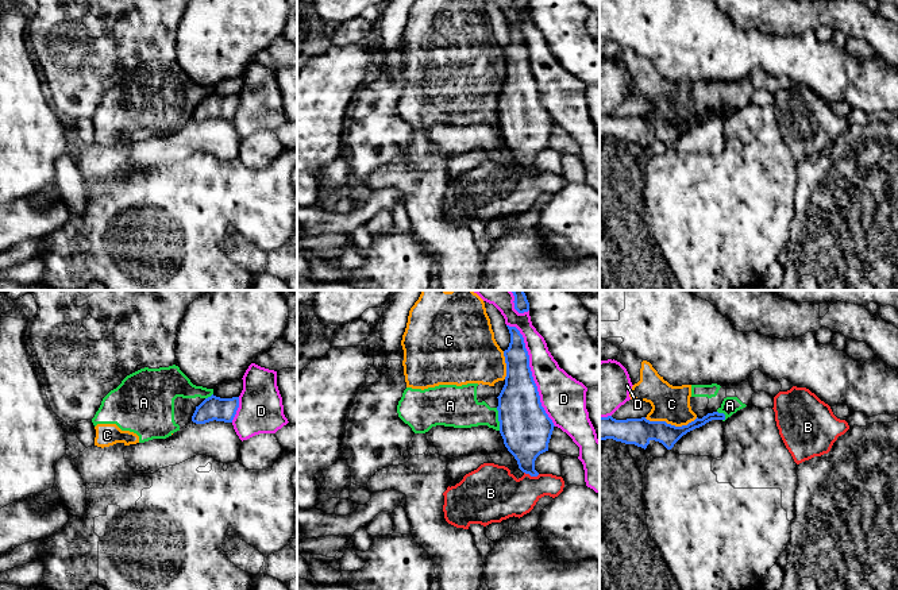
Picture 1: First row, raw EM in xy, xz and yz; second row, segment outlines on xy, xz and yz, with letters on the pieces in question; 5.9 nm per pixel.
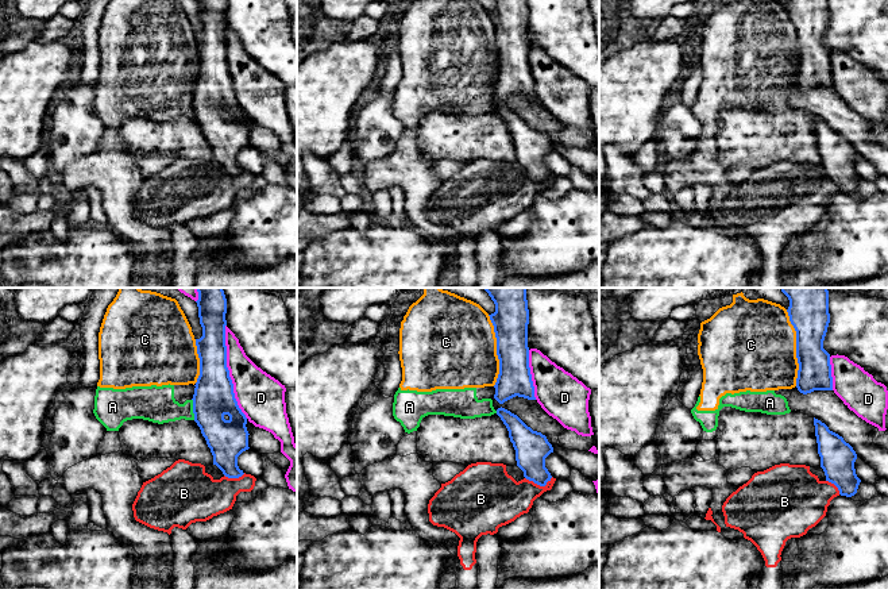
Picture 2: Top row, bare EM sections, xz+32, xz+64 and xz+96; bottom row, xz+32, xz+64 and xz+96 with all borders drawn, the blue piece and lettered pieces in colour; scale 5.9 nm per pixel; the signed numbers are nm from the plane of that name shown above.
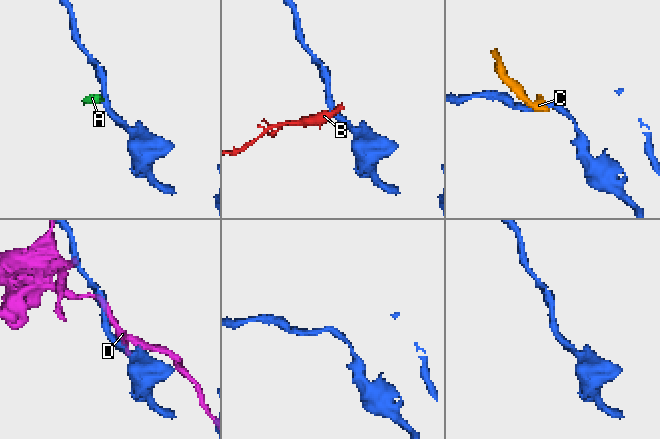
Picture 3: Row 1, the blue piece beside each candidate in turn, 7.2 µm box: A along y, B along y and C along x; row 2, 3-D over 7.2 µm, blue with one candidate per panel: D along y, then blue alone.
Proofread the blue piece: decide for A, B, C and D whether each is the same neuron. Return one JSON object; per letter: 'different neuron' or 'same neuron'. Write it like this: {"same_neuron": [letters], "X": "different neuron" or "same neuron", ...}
{"same_neuron": [], "A": "different neuron", "B": "different neuron", "C": "different neuron", "D": "different neuron"}

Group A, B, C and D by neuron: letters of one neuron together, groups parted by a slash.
A C / B / D

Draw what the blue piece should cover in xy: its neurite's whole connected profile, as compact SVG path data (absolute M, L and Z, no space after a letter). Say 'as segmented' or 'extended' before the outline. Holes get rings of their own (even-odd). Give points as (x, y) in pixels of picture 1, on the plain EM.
as segmented; M212 92L196 104L192 119L196 122L205 122L213 117L232 120L238 105L239 95L220 96Z

